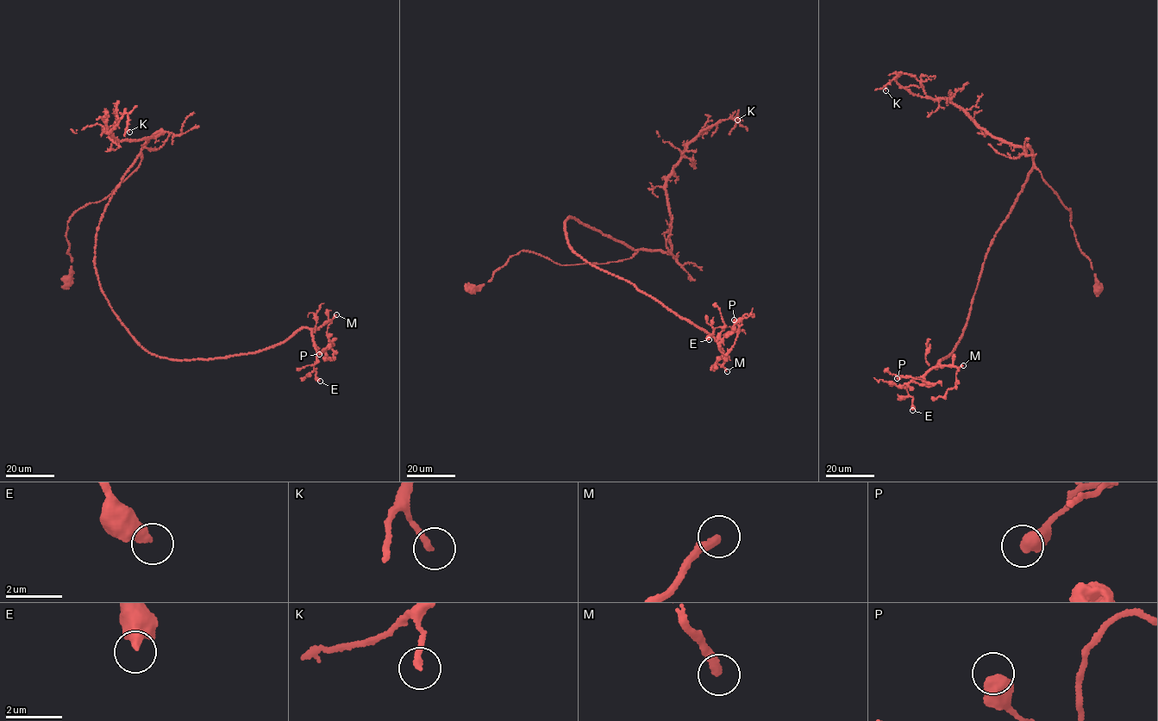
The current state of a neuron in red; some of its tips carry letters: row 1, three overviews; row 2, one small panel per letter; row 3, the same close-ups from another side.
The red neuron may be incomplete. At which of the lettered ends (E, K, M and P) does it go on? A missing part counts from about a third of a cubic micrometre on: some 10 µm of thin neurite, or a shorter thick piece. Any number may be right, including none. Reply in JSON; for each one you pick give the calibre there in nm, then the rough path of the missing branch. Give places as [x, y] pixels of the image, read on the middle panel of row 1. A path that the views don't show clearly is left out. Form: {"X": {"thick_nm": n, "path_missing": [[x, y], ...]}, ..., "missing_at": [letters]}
{"M": {"thick_nm": 320}, "missing_at": ["M"]}

